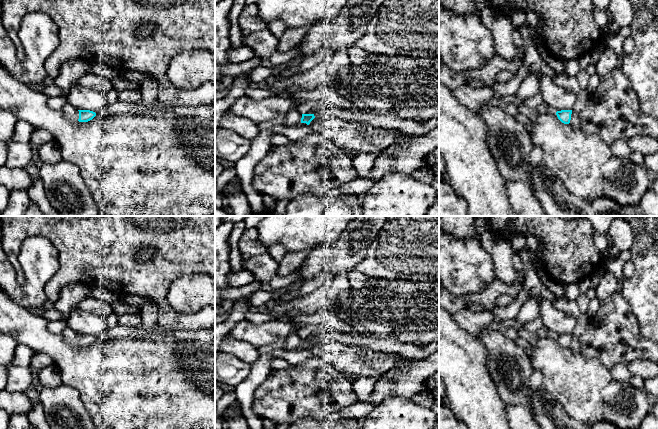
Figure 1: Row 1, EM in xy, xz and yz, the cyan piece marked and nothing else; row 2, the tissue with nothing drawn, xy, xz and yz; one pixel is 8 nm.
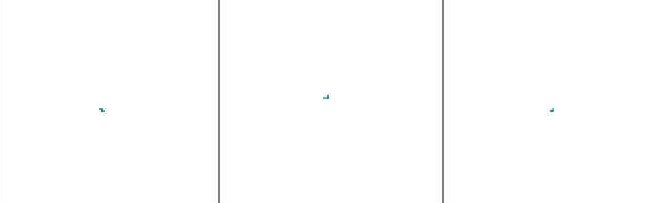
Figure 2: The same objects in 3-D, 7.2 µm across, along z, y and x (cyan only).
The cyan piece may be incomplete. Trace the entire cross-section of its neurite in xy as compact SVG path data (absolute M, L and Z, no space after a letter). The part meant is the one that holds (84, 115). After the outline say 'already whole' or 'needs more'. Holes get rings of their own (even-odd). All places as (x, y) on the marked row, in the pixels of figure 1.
M68 102L65 103L61 111L63 112L65 118L70 121L88 122L96 116L95 112L90 110L77 110Z; needs more

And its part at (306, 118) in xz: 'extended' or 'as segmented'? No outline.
extended

